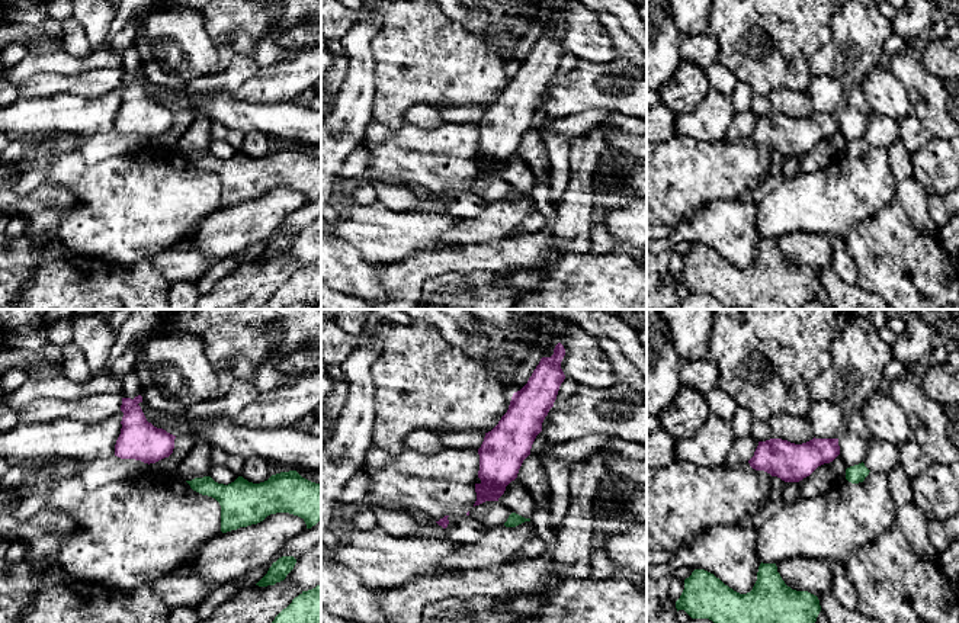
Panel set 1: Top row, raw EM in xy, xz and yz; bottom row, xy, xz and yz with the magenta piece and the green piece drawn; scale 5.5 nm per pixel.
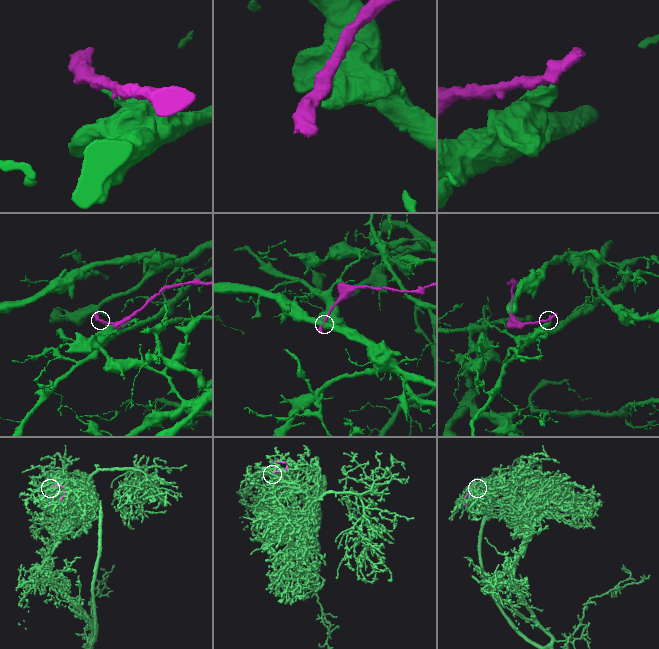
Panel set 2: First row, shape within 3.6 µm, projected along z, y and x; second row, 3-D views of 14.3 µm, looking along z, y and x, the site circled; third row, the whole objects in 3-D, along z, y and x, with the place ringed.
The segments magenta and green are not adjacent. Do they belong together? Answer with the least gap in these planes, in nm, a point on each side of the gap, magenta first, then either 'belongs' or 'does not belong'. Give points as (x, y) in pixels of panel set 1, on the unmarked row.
90 nm apart; from magenta across yz (836, 131), (847, 143); does not belong

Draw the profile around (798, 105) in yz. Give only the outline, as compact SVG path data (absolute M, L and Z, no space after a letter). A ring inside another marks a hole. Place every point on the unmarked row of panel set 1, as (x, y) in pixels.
M776 89L767 97L772 105L772 113L788 115L795 119L802 119L814 113L812 99L808 91Z

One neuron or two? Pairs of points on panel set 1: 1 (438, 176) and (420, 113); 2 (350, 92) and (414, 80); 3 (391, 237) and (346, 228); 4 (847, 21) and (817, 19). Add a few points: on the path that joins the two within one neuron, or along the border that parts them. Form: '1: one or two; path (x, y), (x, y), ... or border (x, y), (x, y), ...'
1: two; border (407, 121), (425, 128), (435, 128), (443, 122)
2: two; border (371, 54), (374, 61), (372, 119)
3: one; path (379, 233), (371, 228), (358, 228)
4: two; border (834, 15), (830, 23), (831, 38), (817, 51)

